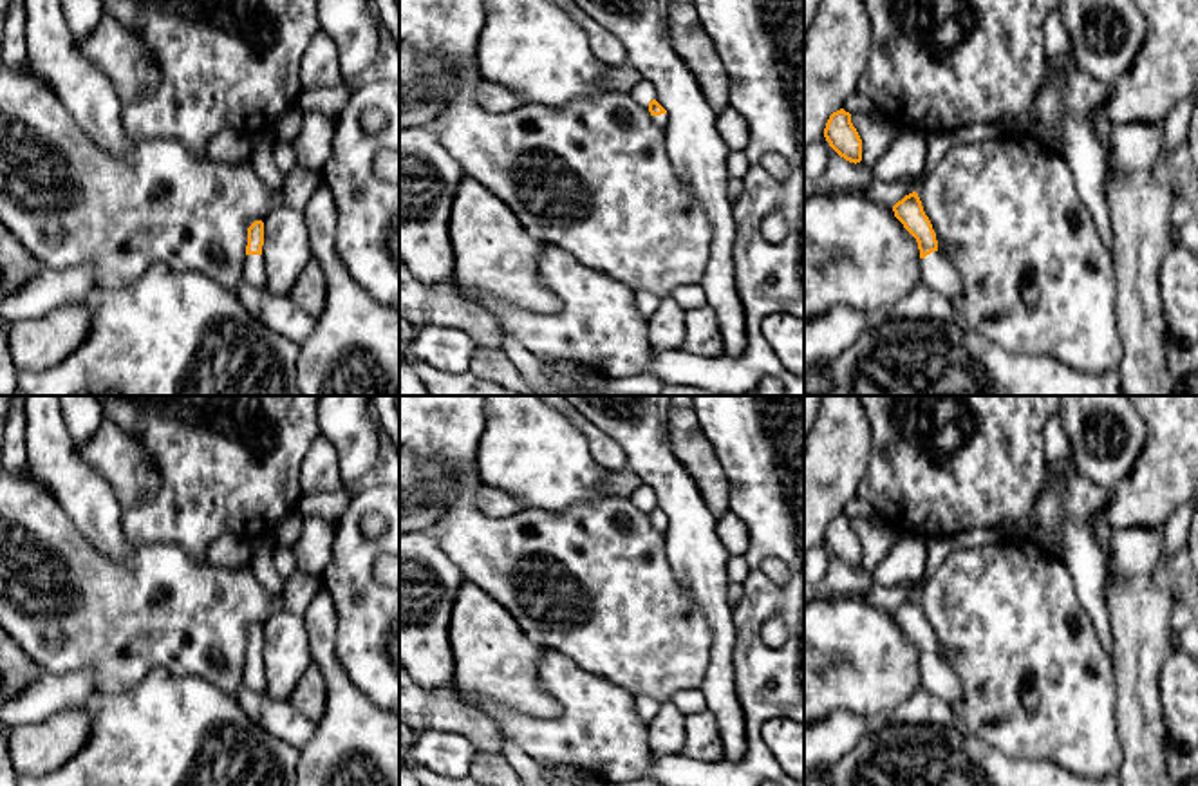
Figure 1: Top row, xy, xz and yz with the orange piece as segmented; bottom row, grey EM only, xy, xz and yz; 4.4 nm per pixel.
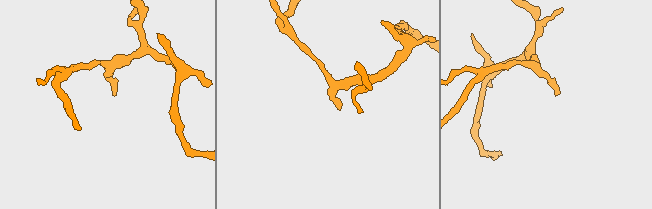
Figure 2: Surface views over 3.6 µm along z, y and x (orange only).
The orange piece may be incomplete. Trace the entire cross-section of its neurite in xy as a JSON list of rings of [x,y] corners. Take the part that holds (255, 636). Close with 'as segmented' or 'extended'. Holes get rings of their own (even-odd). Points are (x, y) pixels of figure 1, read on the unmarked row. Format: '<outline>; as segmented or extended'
[[[255,625],[248,632],[248,650],[242,683],[246,683],[255,692],[264,692],[264,627]]]; extended

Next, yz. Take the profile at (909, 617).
[[[916,596],[905,600],[893,611],[894,622],[916,643],[923,687],[947,703],[961,699],[961,685],[956,674],[938,656],[936,638],[923,616]]]; extended

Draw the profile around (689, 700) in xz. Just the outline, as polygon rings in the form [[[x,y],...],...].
[[[683,688],[674,697],[672,703],[685,714],[697,714],[707,710],[707,701],[701,688]]]

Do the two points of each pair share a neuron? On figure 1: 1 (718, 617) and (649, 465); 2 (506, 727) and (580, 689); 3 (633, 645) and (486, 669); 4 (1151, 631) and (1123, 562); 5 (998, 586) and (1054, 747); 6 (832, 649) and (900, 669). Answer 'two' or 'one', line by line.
1: one
2: one
3: two
4: two
5: one
6: one

